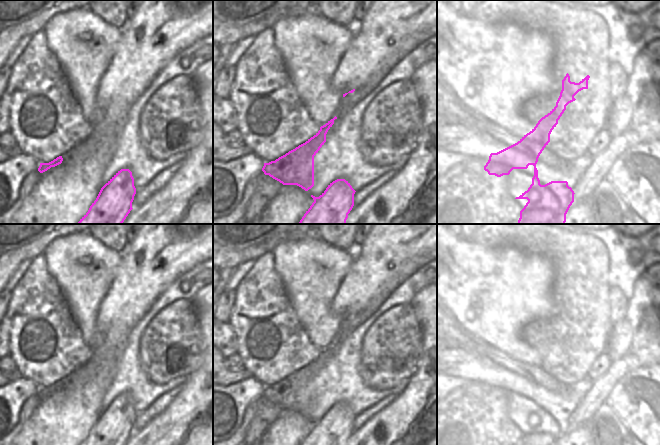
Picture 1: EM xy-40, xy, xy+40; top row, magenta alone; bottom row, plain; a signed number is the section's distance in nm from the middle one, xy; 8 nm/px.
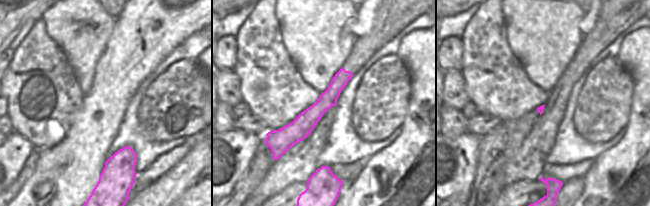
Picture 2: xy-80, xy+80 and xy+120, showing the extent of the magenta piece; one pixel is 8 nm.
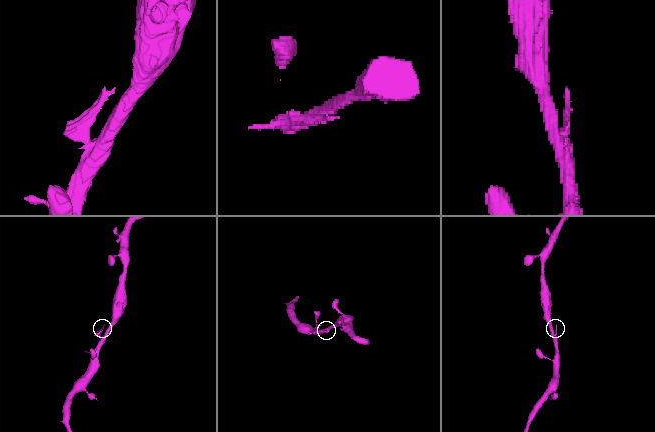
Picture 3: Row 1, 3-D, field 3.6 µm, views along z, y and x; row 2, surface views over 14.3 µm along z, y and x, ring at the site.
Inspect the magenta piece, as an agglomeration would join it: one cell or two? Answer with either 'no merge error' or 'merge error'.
no merge error

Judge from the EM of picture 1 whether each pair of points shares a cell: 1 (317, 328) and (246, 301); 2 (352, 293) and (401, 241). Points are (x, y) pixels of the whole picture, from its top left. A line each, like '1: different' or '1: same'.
1: different
2: same

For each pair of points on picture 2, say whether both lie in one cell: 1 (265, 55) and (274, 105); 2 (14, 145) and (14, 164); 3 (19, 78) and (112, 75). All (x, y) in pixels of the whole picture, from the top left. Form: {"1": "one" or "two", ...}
{"1": "one", "2": "one", "3": "two"}

